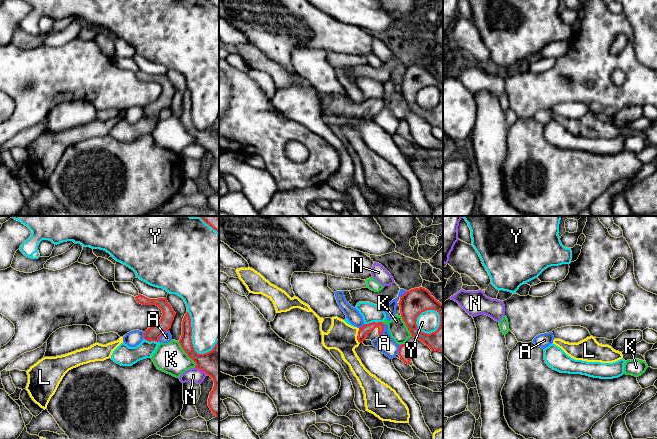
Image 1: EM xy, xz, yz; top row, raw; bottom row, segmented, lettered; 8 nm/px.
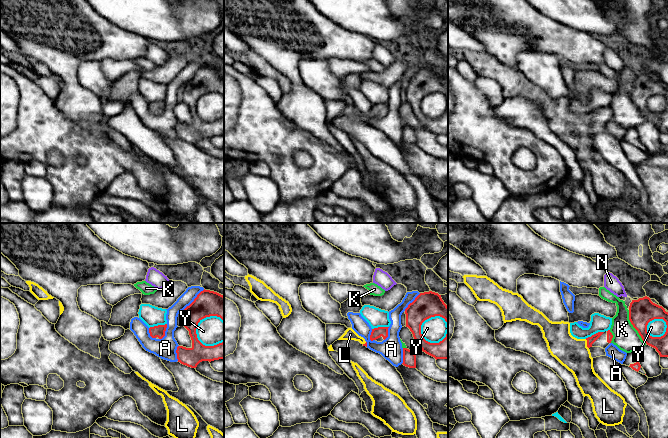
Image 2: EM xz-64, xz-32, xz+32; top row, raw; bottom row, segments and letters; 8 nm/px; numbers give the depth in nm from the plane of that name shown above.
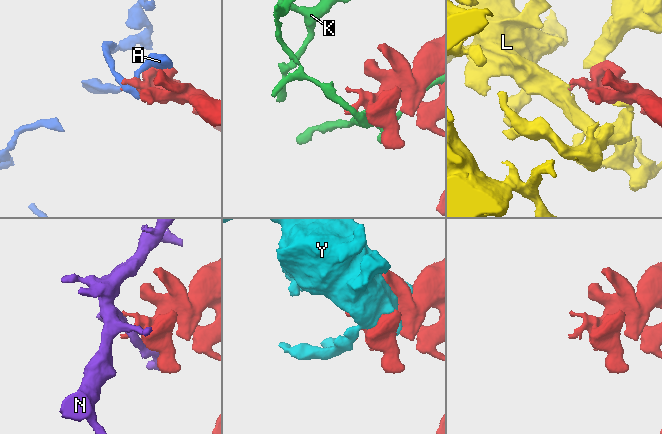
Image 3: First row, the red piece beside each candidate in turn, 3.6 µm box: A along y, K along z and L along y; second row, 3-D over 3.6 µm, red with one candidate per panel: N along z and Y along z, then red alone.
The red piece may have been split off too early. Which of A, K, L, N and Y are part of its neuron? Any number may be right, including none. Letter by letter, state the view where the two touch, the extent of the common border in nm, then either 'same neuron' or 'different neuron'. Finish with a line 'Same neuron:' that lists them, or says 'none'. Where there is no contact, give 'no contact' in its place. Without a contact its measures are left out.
A: meets red in xy; contact 130 nm long; different neuron
K: meets red in xy; contact 240 nm long; different neuron
L: meets red in xz; contact 130 nm long; same neuron
N: meets red in xy; contact 120 nm long; different neuron
Y: meets red in xy; contact 380 nm long; different neuron
Same neuron: L

